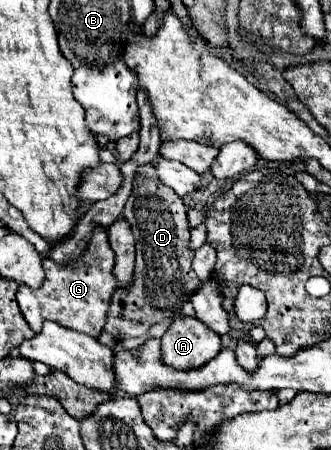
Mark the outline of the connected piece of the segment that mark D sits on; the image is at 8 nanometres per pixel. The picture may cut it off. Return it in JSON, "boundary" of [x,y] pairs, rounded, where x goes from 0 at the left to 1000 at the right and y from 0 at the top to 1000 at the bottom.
{"boundary":[[[441,362],[411,376],[399,429],[375,456],[375,487],[393,496],[411,531],[411,602],[393,647],[369,647],[369,638],[356,638],[338,656],[338,682],[314,727],[356,758],[381,749],[423,749],[465,718],[532,704],[550,678],[580,660],[586,638],[604,629],[580,602],[586,562],[568,553],[574,509],[562,460],[514,416],[483,407],[465,367]]]}

